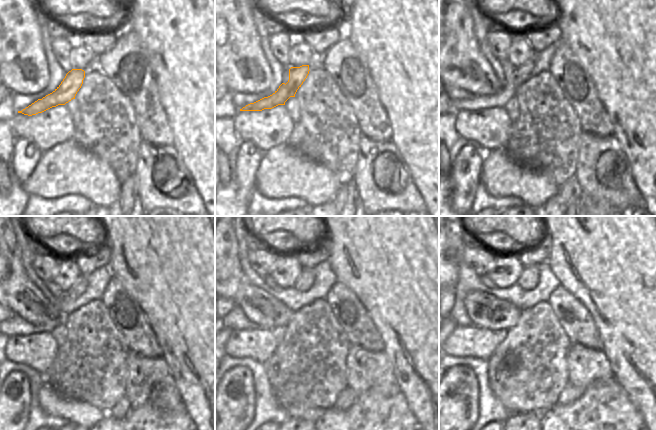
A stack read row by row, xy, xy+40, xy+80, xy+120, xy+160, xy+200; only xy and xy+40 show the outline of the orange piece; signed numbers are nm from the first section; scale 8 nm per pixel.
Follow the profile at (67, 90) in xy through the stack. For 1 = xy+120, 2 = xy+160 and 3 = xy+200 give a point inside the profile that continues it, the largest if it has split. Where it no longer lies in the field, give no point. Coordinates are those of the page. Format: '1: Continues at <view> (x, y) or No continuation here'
1: Continues at xy+120 (28, 328)
2: Continues at xy+160 (304, 282)
3: Continues at xy+200 (529, 277).

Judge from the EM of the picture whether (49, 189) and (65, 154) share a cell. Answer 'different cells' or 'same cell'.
same cell

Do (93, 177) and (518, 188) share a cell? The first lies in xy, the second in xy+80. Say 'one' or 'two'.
one

